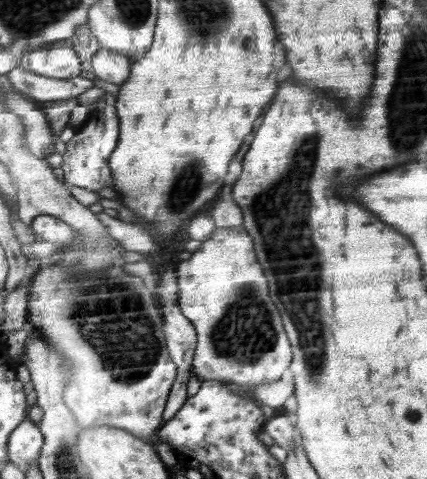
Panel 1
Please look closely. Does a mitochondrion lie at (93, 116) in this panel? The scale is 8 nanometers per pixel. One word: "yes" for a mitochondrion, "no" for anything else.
no

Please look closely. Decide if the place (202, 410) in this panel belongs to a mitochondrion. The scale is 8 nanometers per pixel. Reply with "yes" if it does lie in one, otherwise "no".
no

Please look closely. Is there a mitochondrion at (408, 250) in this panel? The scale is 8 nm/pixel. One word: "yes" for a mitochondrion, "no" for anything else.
no

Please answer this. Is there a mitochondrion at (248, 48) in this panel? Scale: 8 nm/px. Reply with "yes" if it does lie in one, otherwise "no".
yes

